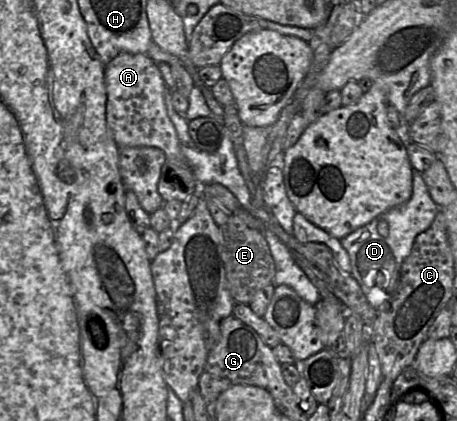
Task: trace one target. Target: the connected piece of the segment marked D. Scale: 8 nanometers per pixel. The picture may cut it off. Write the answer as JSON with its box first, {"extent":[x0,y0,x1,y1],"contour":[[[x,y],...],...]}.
{"extent":[340,169,440,310],"contour":[[[413,169],[412,195],[405,204],[380,214],[340,240],[350,258],[351,275],[361,287],[369,304],[376,310],[396,292],[401,266],[410,254],[416,237],[431,226],[440,210],[432,200],[422,174]]]}

